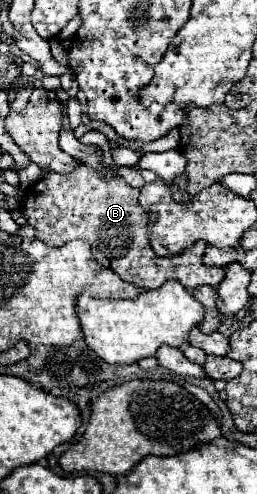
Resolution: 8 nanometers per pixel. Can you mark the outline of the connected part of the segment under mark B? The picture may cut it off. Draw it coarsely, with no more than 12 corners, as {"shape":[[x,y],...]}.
{"shape":[[84,163],[48,173],[20,209],[36,239],[88,241],[102,267],[142,289],[218,287],[206,241],[172,259],[122,177]]}

